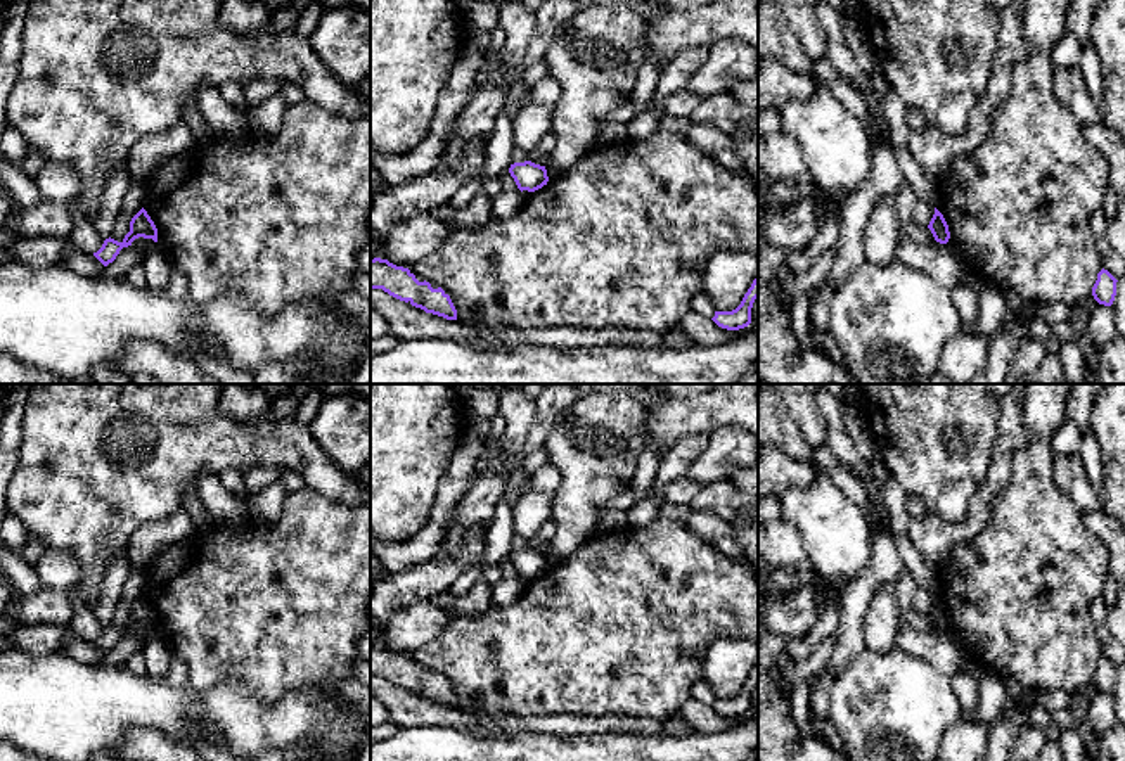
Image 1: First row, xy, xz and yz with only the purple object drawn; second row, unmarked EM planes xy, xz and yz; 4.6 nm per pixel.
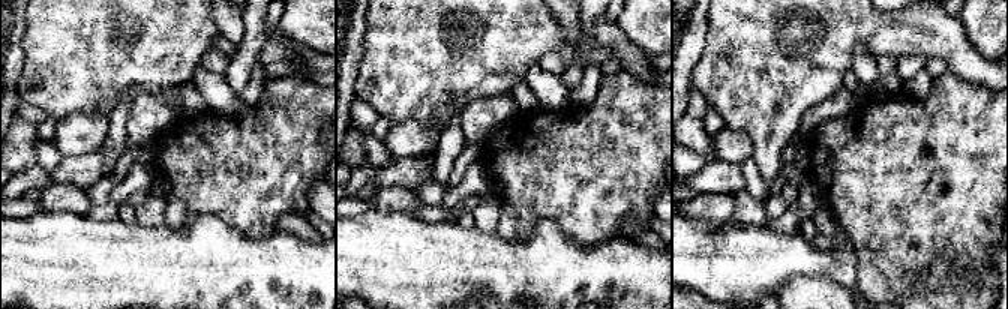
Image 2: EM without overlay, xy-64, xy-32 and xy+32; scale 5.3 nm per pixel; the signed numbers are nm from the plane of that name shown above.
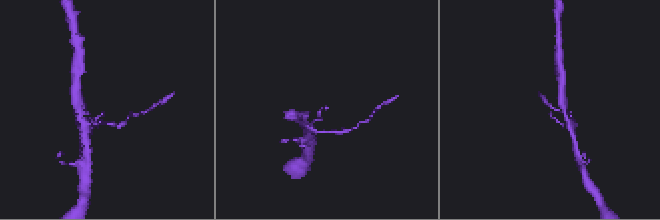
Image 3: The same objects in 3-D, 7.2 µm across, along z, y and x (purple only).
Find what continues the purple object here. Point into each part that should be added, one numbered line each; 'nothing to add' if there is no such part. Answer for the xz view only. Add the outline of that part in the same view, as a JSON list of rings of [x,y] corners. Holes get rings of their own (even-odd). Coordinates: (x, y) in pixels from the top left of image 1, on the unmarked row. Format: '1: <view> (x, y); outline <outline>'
nothing to add

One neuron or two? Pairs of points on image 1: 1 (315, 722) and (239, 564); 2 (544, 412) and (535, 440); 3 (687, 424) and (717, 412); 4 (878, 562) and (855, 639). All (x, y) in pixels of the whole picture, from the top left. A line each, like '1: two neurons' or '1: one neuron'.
1: two neurons
2: one neuron
3: one neuron
4: one neuron

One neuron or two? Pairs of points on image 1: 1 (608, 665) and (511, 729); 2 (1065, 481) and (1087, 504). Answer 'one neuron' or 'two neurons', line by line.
1: two neurons
2: one neuron

